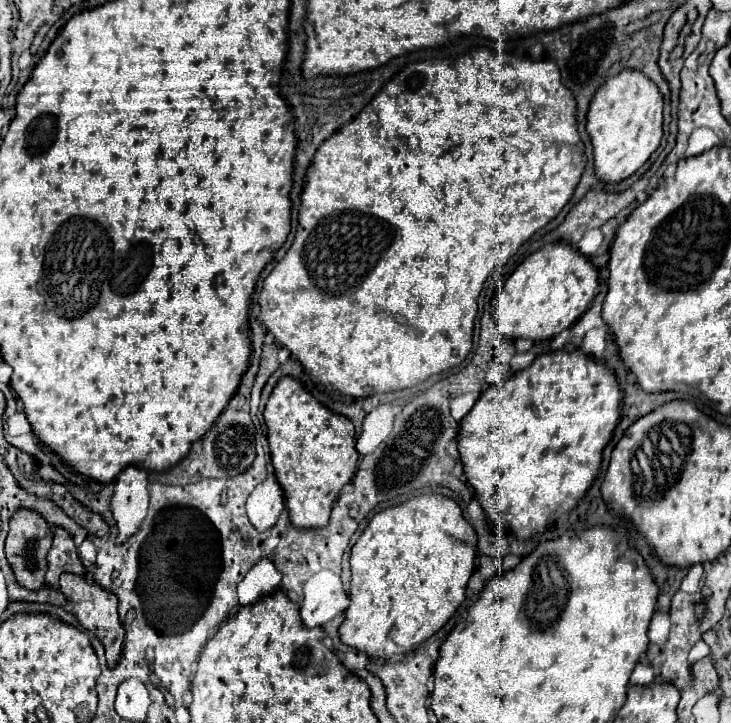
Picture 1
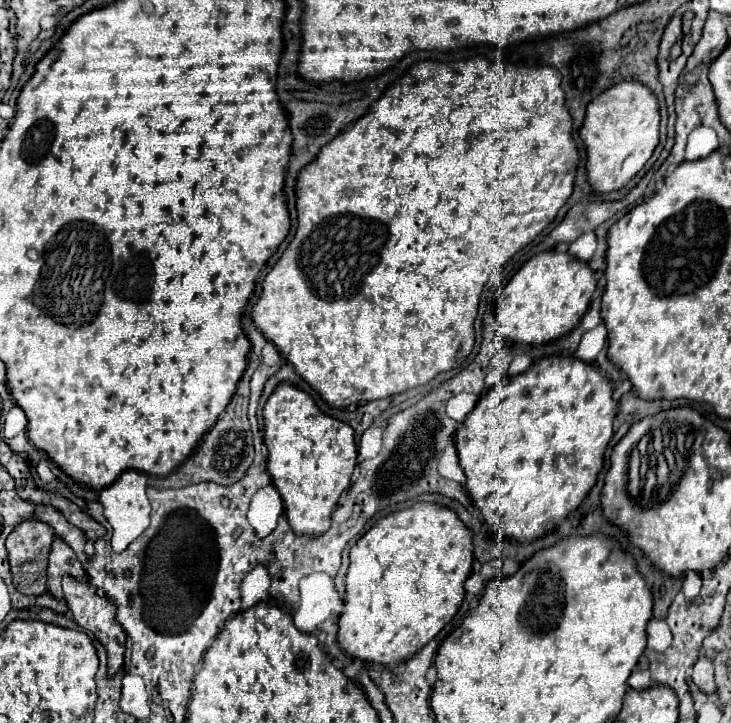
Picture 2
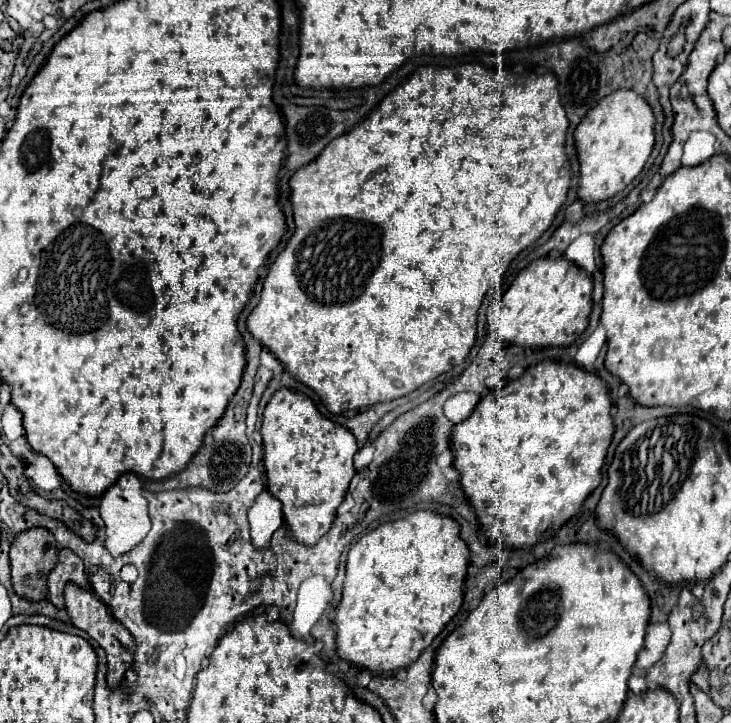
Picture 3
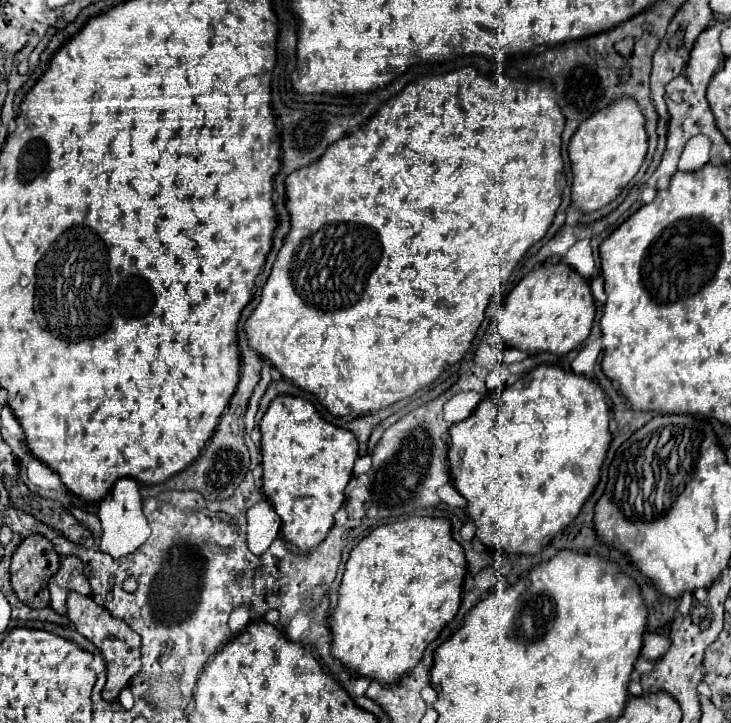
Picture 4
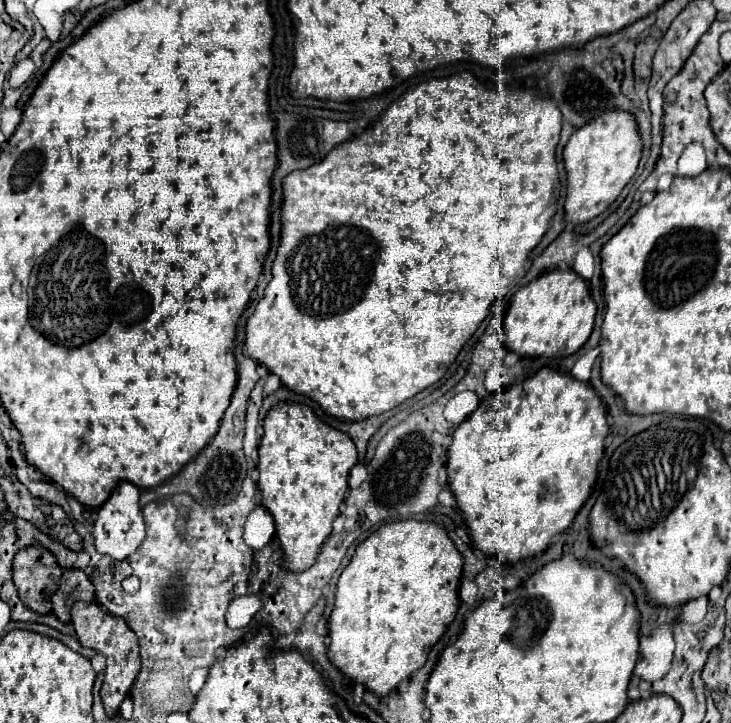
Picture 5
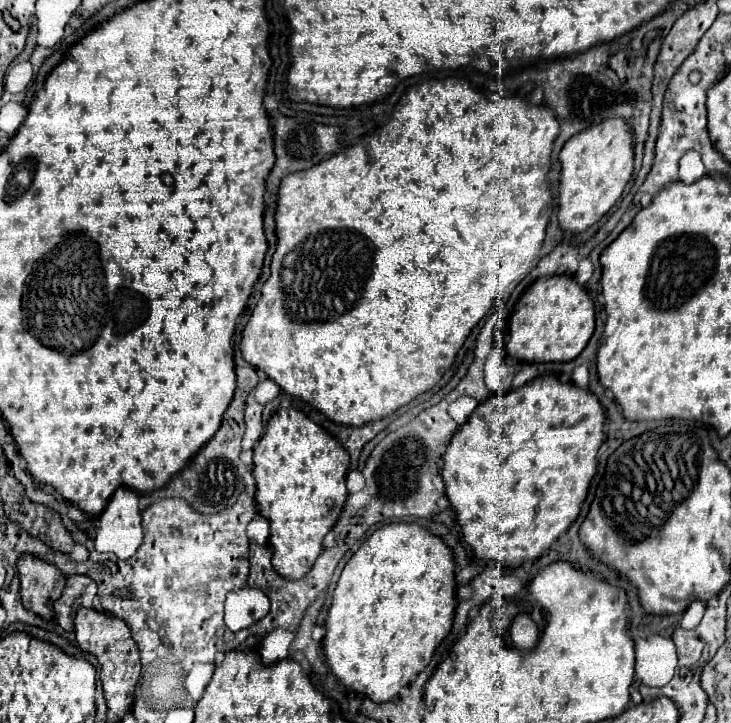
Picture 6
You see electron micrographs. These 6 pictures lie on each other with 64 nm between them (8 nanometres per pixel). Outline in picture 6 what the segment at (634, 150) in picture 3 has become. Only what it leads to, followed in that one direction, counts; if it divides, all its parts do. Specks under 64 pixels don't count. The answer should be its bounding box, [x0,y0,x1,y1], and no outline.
[558,116,634,232]

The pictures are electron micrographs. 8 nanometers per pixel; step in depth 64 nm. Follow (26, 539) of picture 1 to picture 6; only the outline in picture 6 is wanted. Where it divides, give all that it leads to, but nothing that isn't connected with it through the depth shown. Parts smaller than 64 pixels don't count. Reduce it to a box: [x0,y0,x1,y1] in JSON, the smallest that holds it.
[18,554,64,618]

